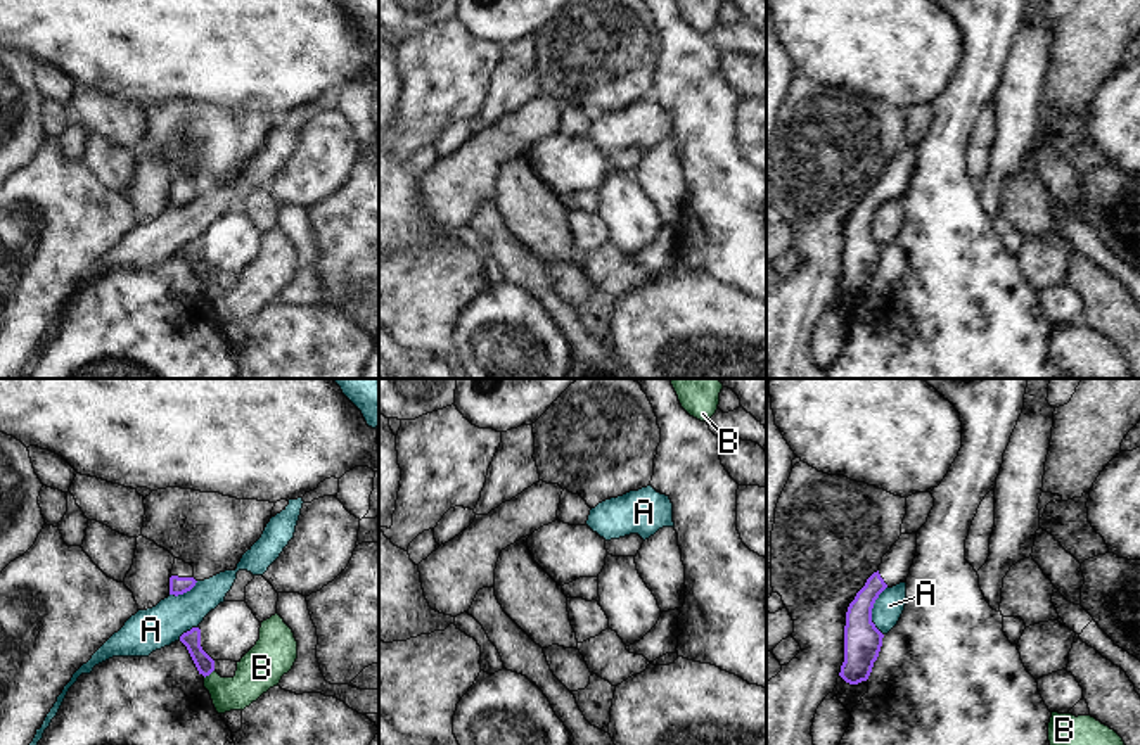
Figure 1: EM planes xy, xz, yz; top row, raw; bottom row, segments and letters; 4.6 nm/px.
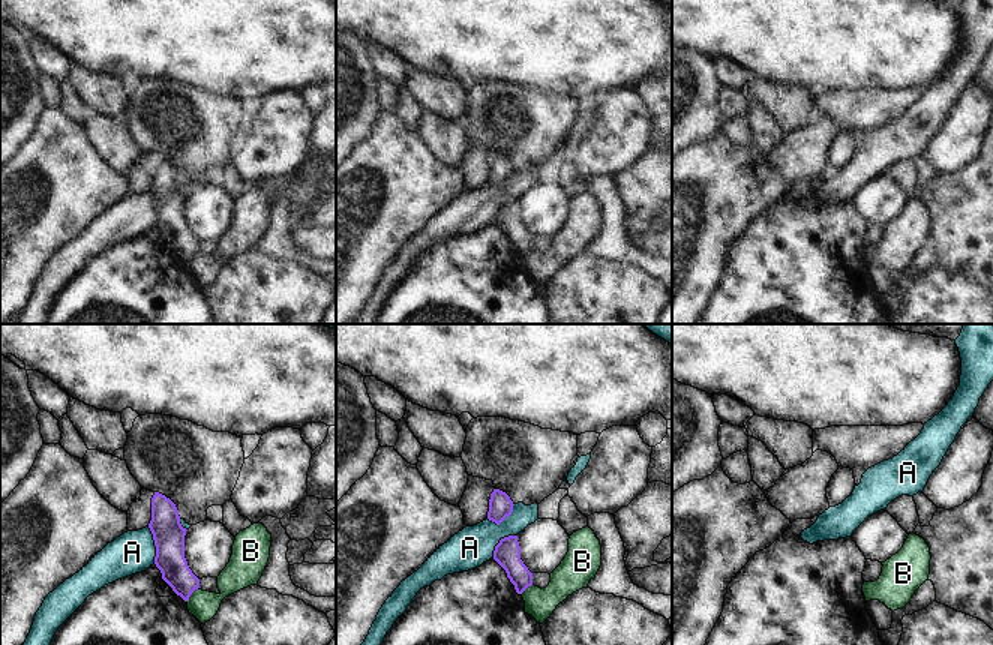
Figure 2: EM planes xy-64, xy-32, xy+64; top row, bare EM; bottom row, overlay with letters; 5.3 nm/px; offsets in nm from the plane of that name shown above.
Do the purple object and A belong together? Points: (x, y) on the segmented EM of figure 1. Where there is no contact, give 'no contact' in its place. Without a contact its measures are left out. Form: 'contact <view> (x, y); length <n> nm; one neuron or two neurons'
contact yz (871, 611); length 240 nm; two neurons

